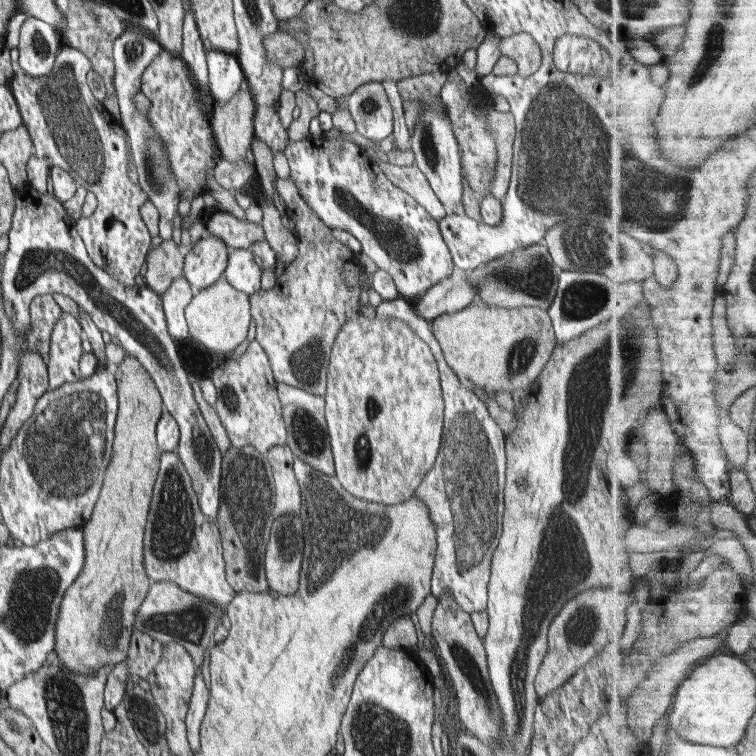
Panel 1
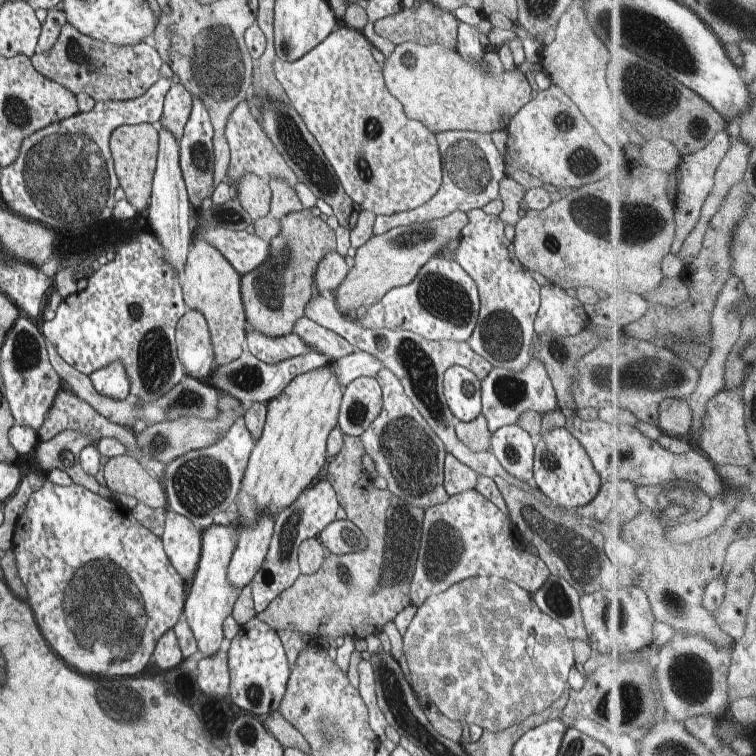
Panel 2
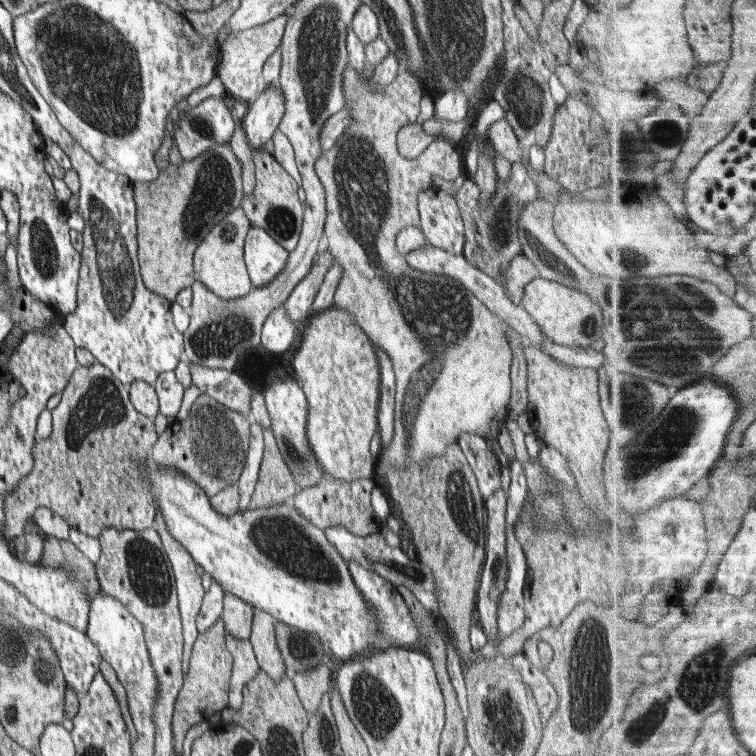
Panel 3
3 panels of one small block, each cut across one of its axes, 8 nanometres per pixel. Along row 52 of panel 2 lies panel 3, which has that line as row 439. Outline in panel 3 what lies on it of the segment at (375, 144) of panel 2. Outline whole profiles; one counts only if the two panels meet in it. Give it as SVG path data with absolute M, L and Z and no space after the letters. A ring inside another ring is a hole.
M334 306L323 311L306 322L306 330L301 334L301 341L295 347L294 358L291 360L293 372L308 401L307 441L318 465L323 469L324 478L344 482L370 479L374 476L376 466L370 453L370 442L379 430L377 412L381 378L377 352L369 336L356 324L352 312Z

